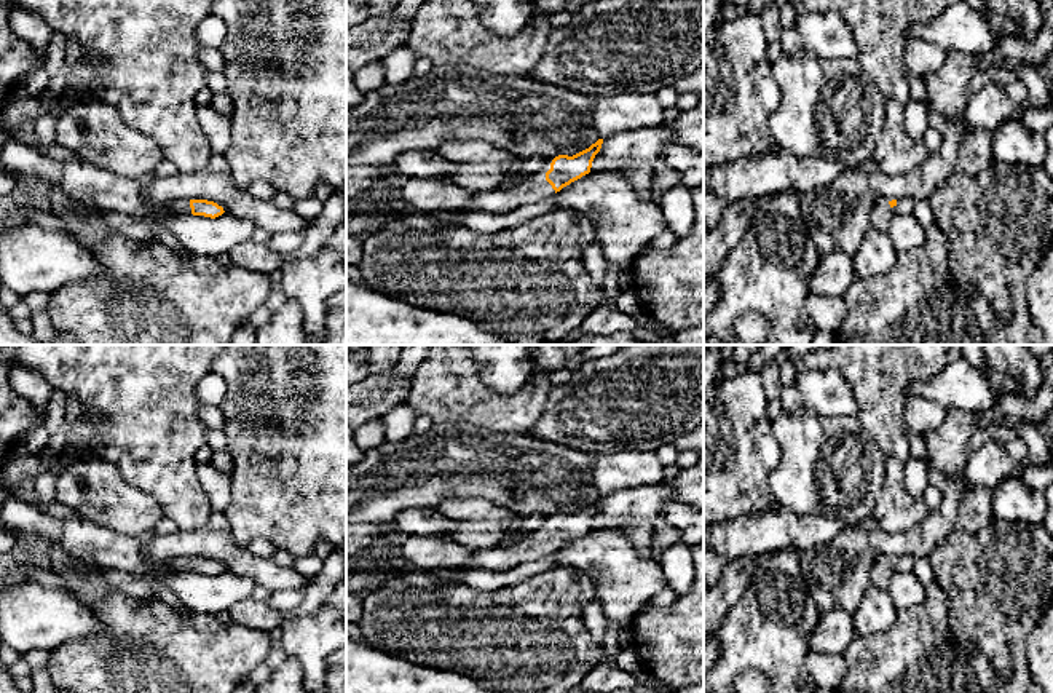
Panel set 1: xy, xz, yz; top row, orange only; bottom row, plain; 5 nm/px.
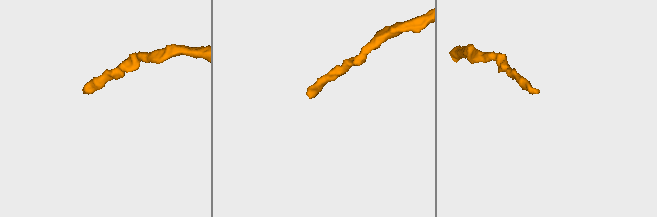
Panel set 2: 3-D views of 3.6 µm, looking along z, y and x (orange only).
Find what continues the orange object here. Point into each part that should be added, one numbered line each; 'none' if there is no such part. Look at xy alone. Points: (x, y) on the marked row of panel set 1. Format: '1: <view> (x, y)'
1: xy (182, 206)

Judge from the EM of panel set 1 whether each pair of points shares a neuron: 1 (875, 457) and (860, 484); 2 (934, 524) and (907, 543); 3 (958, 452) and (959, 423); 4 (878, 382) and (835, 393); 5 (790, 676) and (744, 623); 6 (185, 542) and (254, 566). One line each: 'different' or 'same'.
1: same
2: same
3: same
4: different
5: same
6: same

